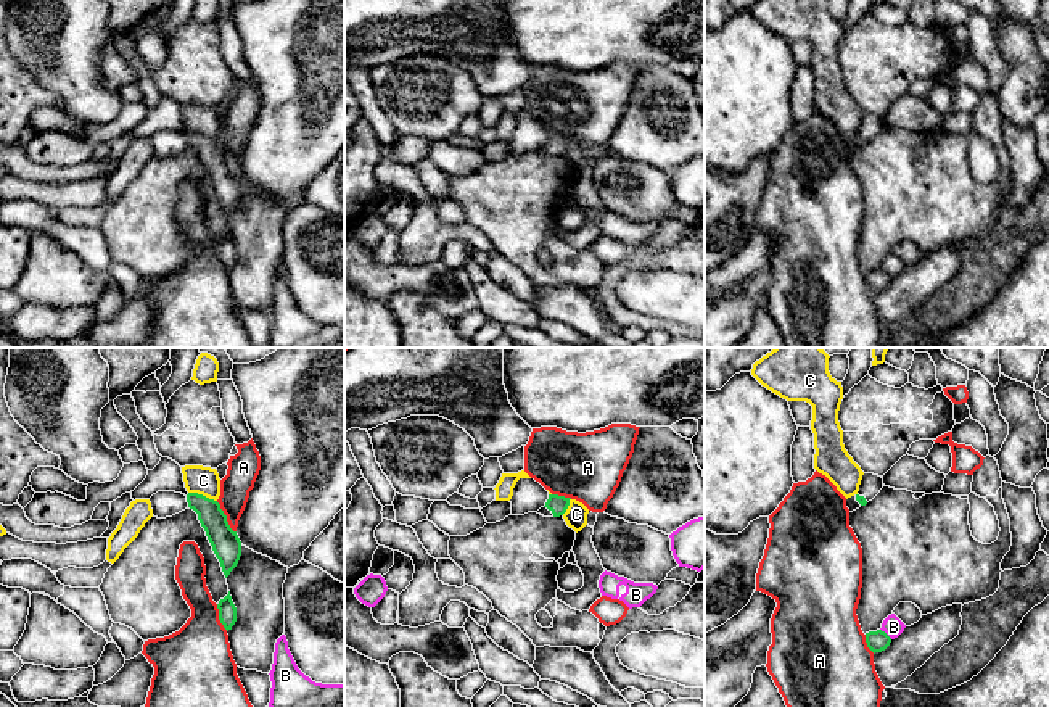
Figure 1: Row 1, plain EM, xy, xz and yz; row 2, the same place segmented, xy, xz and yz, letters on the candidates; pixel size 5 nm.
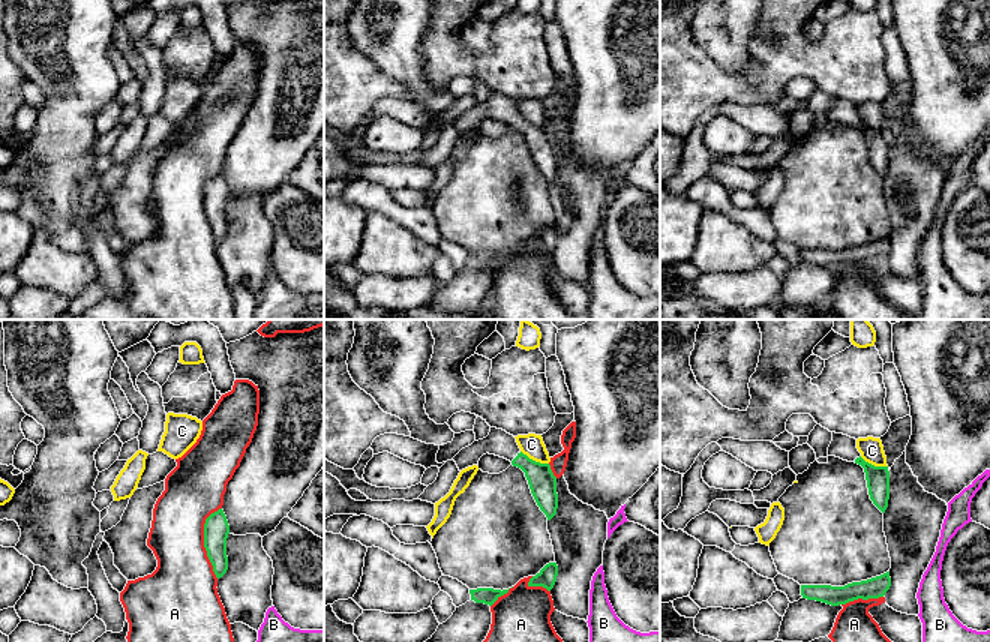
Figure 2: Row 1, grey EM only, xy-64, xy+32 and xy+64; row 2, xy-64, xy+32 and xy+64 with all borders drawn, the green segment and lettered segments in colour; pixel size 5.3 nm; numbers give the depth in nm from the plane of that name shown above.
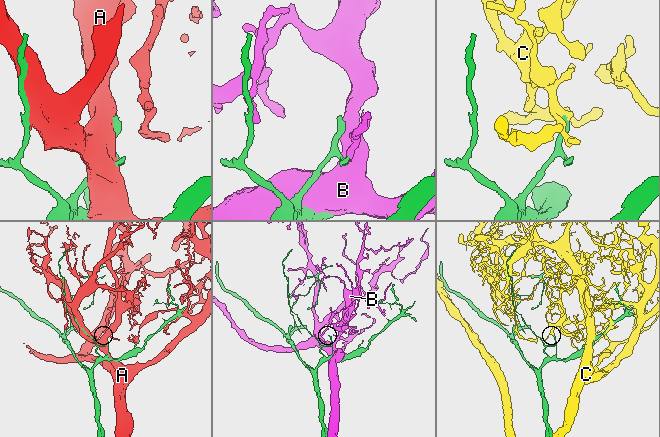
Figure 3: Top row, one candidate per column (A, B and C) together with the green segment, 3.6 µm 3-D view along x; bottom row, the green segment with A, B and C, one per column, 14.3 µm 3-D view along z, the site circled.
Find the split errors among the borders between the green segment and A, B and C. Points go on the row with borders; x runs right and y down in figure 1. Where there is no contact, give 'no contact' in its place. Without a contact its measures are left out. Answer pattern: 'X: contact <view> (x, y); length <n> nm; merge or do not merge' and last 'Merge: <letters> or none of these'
A: contact xy (226, 517); length 190 nm; do not merge
B: contact yz (885, 633); length 80 nm; do not merge
C: contact xy (201, 495); length 150 nm; do not merge
Merge: none of these

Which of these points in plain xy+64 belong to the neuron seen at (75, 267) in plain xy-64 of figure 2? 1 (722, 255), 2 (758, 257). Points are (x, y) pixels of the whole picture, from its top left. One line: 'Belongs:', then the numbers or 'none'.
Belongs: 1, 2

